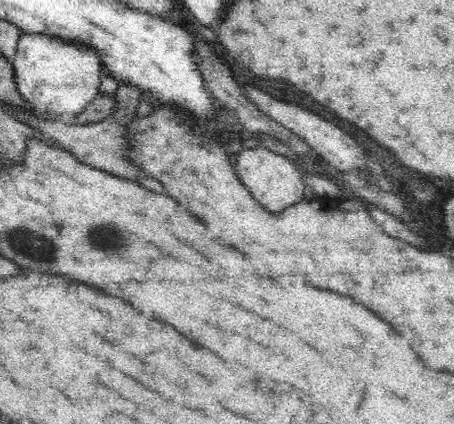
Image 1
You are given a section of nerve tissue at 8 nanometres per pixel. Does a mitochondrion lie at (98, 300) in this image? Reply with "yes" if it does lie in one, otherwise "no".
no

